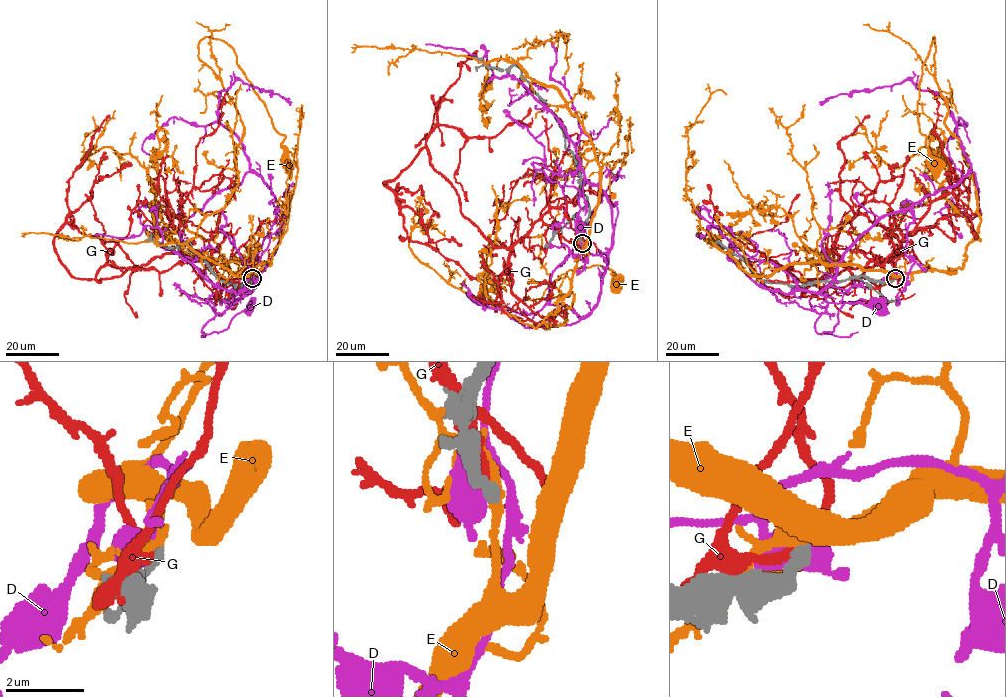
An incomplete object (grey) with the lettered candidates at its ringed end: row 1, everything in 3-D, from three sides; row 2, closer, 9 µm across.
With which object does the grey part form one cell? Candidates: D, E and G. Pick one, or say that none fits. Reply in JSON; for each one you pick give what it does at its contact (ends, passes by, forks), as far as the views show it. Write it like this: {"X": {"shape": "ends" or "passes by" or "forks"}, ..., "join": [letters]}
{"join": []}

